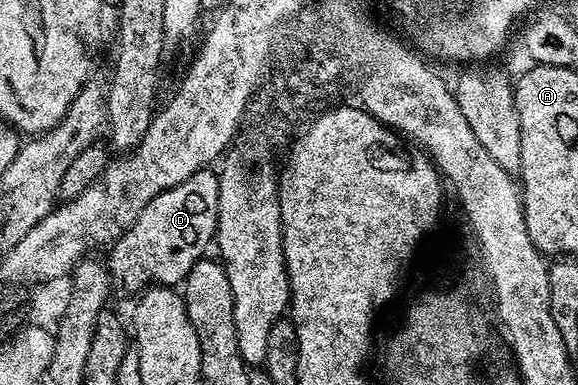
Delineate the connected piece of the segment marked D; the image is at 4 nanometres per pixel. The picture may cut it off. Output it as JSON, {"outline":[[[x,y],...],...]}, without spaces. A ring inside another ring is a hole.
{"outline":[[[204,168],[181,184],[153,196],[141,216],[110,247],[111,259],[106,259],[107,273],[116,287],[127,294],[138,295],[152,282],[160,287],[178,287],[200,258],[208,253],[218,228],[219,175]]]}

